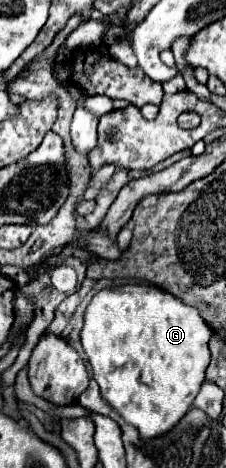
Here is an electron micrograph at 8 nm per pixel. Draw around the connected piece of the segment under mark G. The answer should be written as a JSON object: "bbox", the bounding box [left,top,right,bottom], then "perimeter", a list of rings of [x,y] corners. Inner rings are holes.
{"bbox":[80,284,210,440],"perimeter":[[[126,284],[100,290],[84,314],[84,328],[80,334],[82,348],[92,366],[92,376],[100,384],[100,396],[126,424],[138,430],[142,440],[170,432],[192,408],[194,396],[198,394],[210,364],[210,336],[210,326],[194,306],[188,306],[170,292],[150,284]]]}

